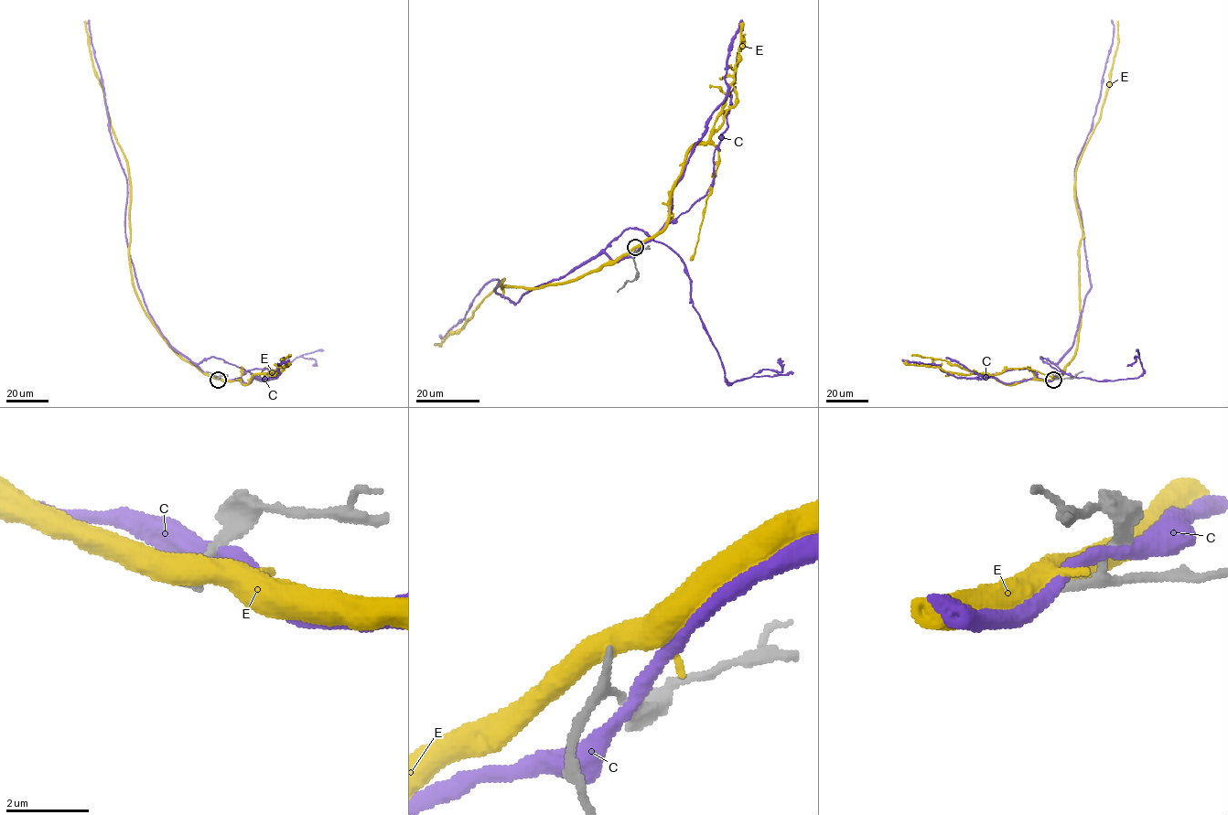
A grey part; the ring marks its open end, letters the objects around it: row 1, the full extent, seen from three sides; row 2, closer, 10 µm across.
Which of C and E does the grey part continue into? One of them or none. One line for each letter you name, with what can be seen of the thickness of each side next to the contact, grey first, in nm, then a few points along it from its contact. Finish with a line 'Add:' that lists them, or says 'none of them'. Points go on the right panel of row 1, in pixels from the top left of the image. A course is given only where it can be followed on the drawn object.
Add: none of them

